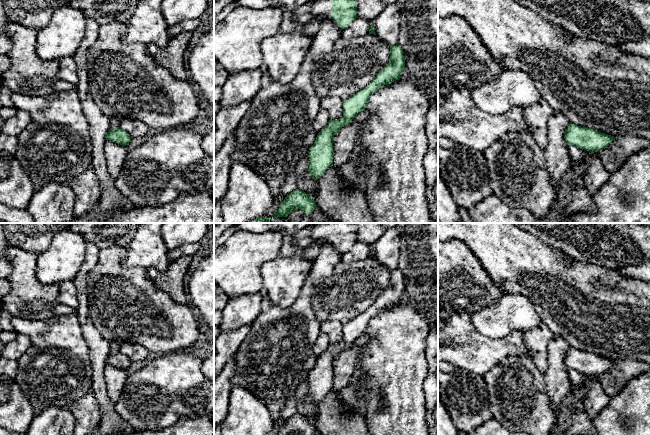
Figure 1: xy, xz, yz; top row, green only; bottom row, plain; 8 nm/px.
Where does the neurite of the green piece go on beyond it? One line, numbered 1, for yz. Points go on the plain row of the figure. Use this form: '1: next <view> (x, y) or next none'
1: next none

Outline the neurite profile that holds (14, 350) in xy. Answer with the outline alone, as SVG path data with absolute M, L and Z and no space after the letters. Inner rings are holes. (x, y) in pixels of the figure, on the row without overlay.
M17 334L17 337L12 342L5 344L1 356L17 361L30 347L30 338L27 335Z

